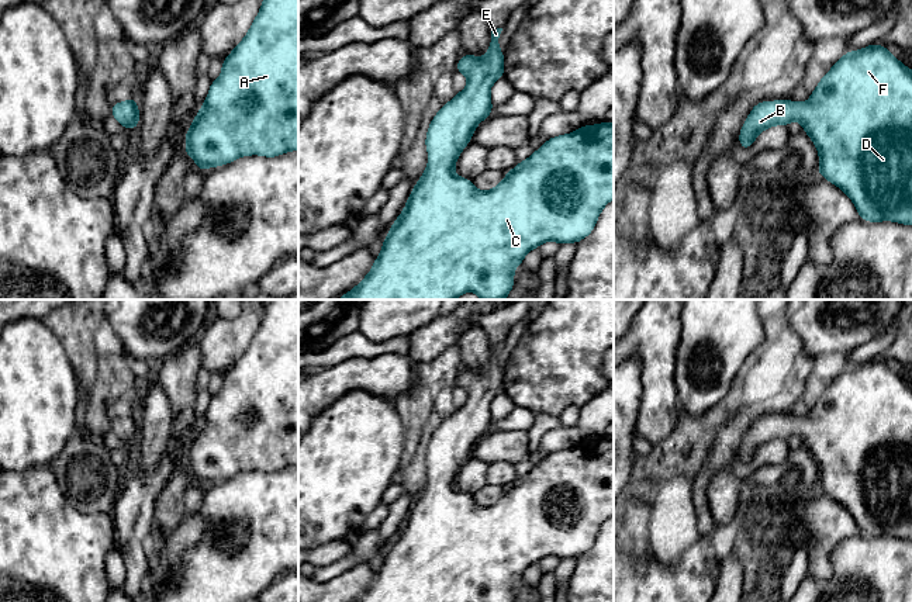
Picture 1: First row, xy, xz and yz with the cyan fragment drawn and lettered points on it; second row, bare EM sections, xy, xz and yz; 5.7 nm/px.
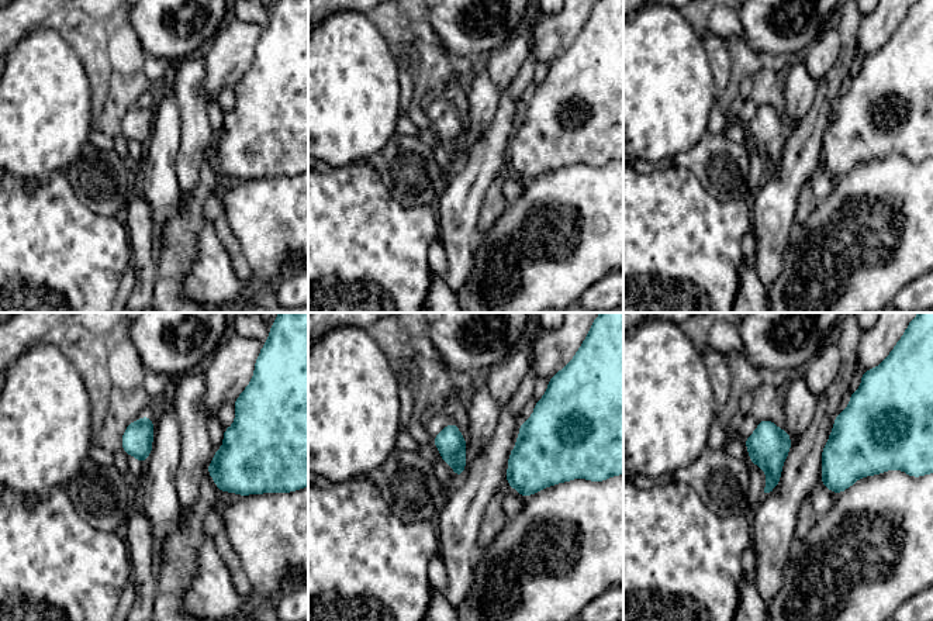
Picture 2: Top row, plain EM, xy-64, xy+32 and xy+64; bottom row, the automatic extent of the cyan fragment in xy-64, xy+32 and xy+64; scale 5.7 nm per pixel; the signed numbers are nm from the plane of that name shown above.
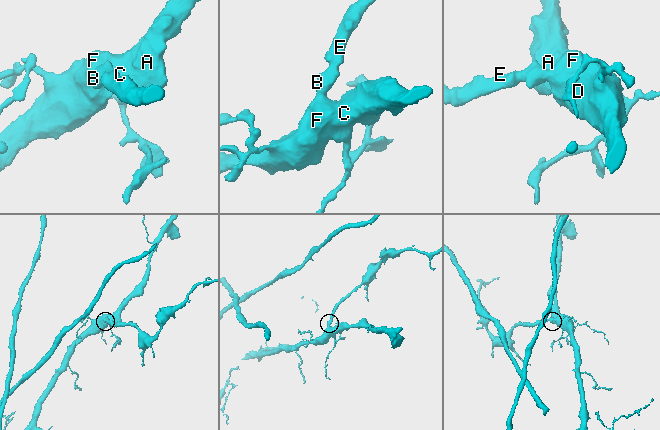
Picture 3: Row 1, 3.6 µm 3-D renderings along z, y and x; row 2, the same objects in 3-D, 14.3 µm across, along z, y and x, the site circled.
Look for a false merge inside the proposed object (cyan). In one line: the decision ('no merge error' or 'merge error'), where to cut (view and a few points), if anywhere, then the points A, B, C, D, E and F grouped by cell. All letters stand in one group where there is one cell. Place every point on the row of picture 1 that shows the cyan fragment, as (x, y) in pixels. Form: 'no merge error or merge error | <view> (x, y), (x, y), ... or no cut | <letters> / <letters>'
no merge error | no cut | A B C D E F

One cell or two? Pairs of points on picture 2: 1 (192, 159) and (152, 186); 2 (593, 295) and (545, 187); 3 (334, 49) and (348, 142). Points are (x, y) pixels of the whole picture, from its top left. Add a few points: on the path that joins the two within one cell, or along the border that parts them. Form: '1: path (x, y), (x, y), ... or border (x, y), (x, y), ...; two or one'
1: border (182, 138), (176, 158), (179, 195); two
2: border (608, 272), (579, 297); two
3: path (338, 72), (338, 102), (346, 120); one

